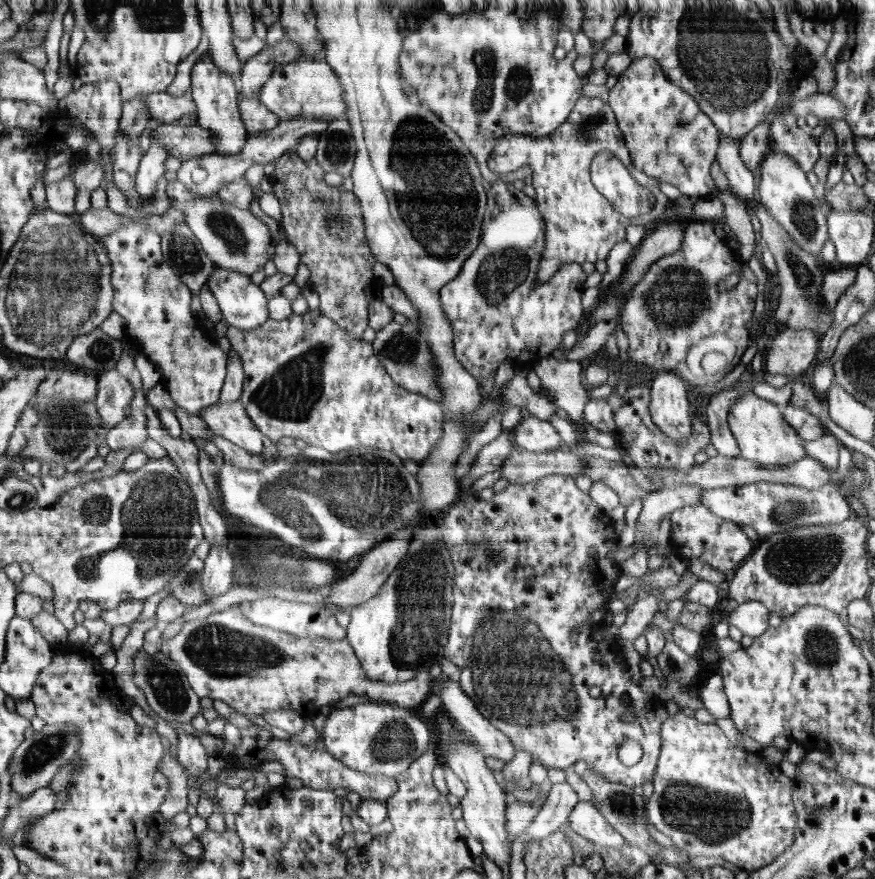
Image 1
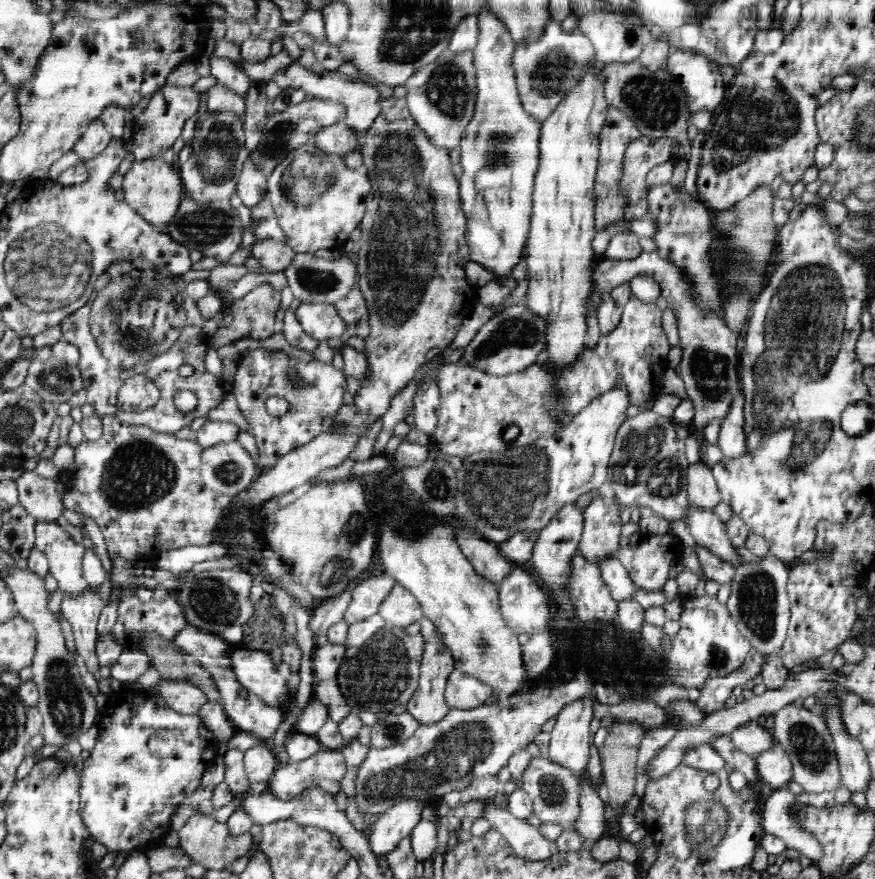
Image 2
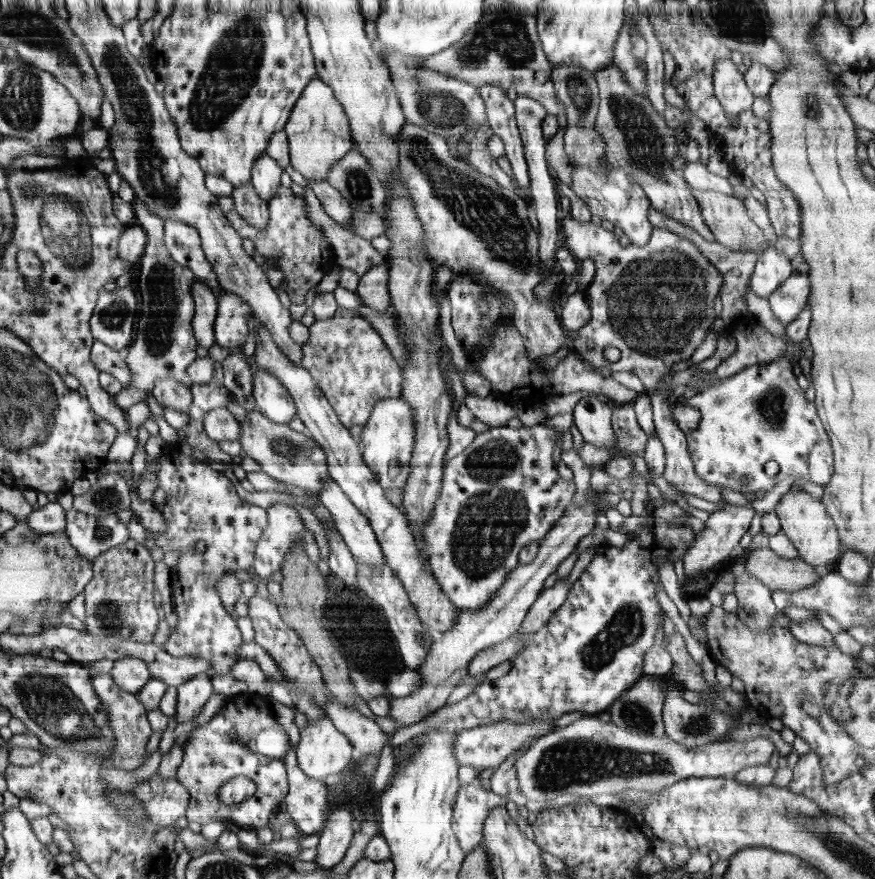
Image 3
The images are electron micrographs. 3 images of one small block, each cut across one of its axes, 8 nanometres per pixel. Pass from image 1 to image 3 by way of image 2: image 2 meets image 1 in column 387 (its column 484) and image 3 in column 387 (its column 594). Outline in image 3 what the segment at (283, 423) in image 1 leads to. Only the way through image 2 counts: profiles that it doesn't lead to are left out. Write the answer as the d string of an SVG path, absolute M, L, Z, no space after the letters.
M338 306L335 315L323 321L314 321L309 327L309 339L303 348L303 362L300 364L311 374L318 388L332 405L339 422L346 428L368 423L371 413L380 399L391 399L401 394L404 383L404 369L392 357L390 350L382 341L380 333L356 310Z

